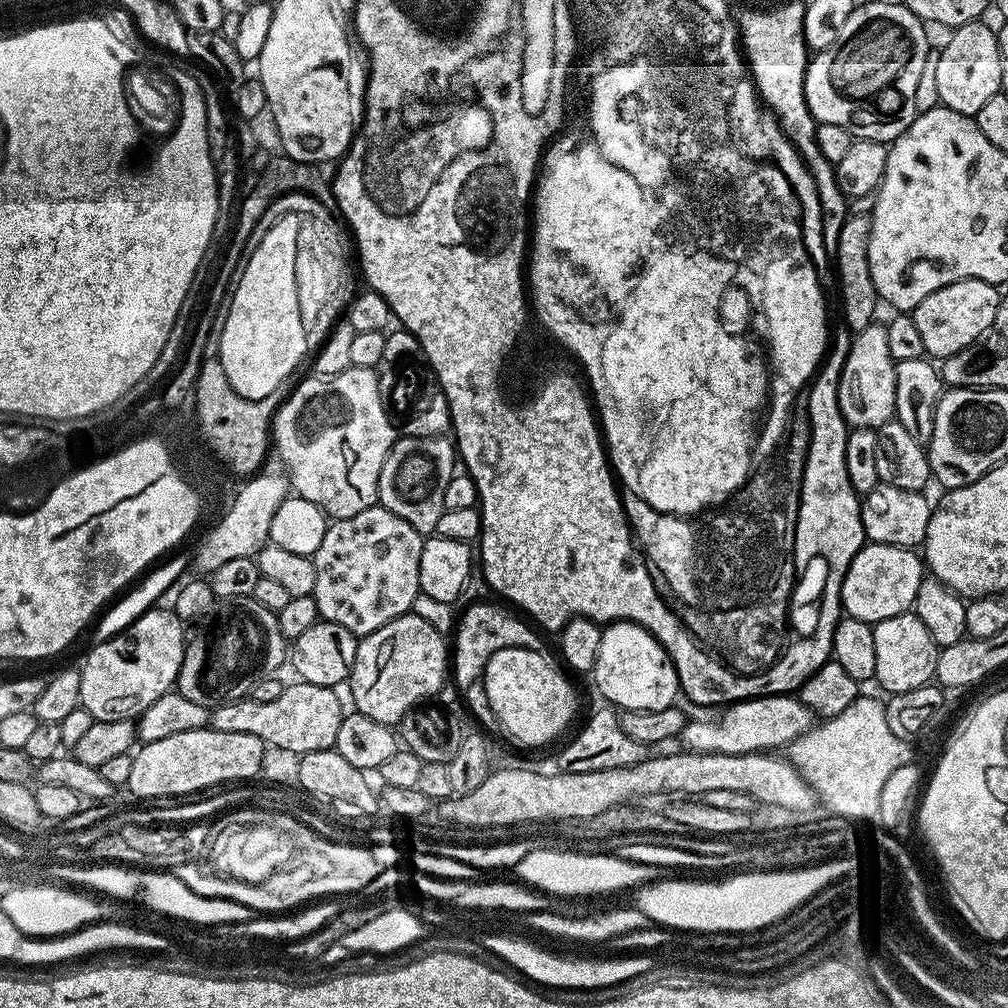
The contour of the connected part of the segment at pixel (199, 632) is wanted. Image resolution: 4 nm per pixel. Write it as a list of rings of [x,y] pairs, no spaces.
[[[252,596],[213,603],[212,608],[187,629],[184,657],[176,676],[175,691],[206,709],[243,700],[259,680],[279,673],[290,652],[277,613],[266,610]]]

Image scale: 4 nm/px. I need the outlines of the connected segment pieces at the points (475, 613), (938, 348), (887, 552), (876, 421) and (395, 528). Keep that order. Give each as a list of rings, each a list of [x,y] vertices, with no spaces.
[[[472,604],[461,616],[459,613],[454,628],[456,648],[454,644],[450,652],[450,676],[458,689],[463,690],[477,683],[484,675],[484,667],[490,658],[494,658],[494,654],[498,654],[498,650],[529,648],[535,652],[541,651],[541,633],[527,619],[516,616],[511,616],[506,609],[499,608],[496,604]]]
[[[959,280],[922,298],[910,315],[914,318],[914,326],[918,326],[918,338],[922,338],[925,353],[932,358],[943,358],[958,354],[966,350],[966,346],[975,344],[986,326],[994,322],[994,314],[998,314],[1002,299],[1000,291],[997,285],[984,280]]]
[[[865,543],[850,562],[842,582],[840,602],[843,611],[873,626],[886,618],[894,618],[915,605],[918,586],[925,575],[926,565],[913,549]]]
[[[873,322],[866,330],[855,333],[848,345],[848,357],[838,382],[838,402],[844,420],[852,428],[877,429],[896,415],[896,361],[890,354],[888,329]]]
[[[382,507],[367,508],[354,518],[332,520],[322,538],[322,546],[313,554],[314,590],[316,611],[320,620],[329,620],[355,636],[374,634],[386,622],[412,612],[412,604],[421,595],[418,582],[418,562],[422,562],[422,546],[425,537],[421,536],[410,522],[402,522],[398,514]]]

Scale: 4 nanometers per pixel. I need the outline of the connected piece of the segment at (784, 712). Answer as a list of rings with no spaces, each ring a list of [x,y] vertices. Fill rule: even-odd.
[[[795,695],[757,696],[754,700],[741,700],[729,707],[722,716],[706,720],[689,719],[678,735],[679,742],[690,752],[706,754],[746,755],[765,750],[783,749],[814,727],[814,714]]]

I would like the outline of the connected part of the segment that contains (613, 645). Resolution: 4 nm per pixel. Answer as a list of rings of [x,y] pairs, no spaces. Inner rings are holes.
[[[630,620],[609,623],[600,633],[598,658],[594,669],[596,688],[605,696],[609,705],[620,710],[666,710],[677,703],[678,681],[676,668],[668,658],[668,651],[654,639],[640,624]]]

